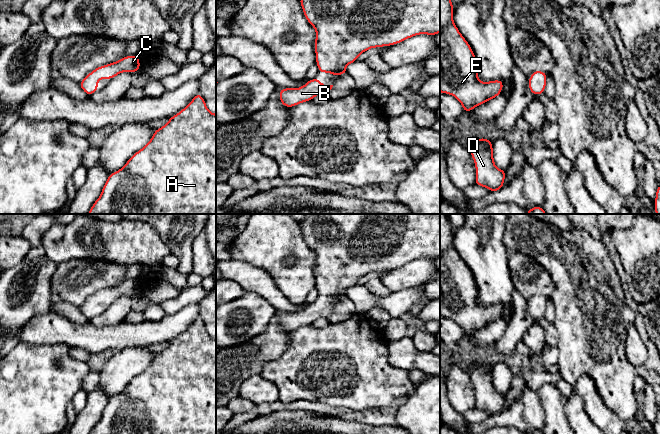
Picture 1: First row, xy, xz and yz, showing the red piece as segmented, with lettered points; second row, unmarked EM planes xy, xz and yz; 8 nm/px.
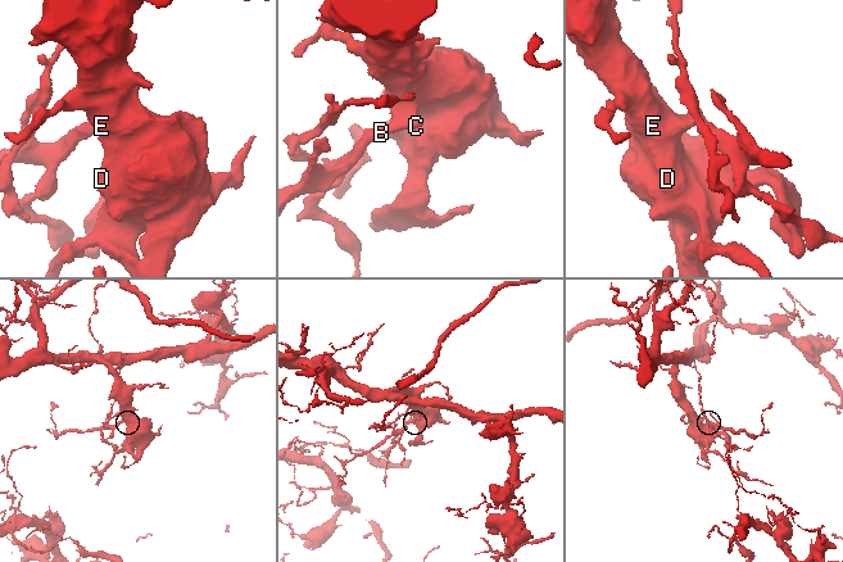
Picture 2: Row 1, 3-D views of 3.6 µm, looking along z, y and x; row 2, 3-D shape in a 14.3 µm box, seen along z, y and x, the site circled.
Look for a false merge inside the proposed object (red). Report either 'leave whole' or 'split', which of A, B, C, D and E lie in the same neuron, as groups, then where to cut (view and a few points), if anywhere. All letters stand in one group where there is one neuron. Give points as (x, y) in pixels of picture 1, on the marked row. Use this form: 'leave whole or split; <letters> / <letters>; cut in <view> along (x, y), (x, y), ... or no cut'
leave whole; A B C D E; no cut

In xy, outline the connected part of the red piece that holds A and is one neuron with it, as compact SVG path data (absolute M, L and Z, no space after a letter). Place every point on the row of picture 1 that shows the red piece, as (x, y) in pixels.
M200 93L178 114L169 117L163 127L156 129L150 141L134 153L122 168L109 174L99 198L88 214L216 214L216 114L208 110Z

